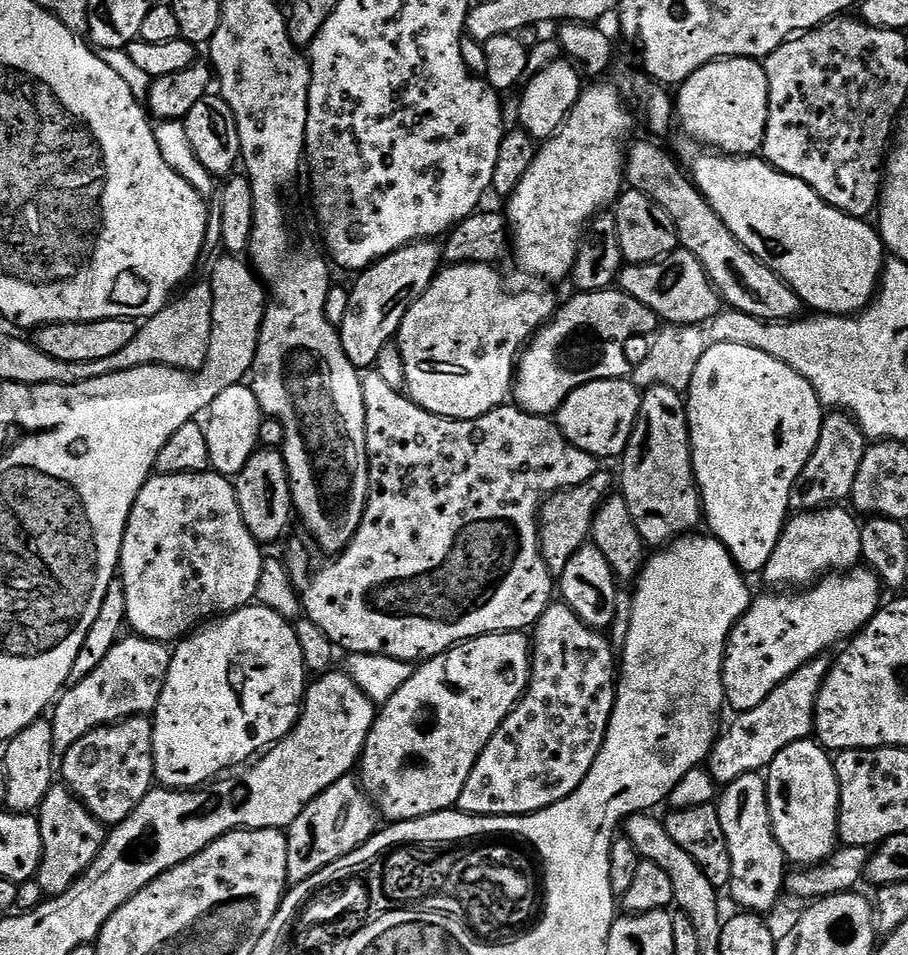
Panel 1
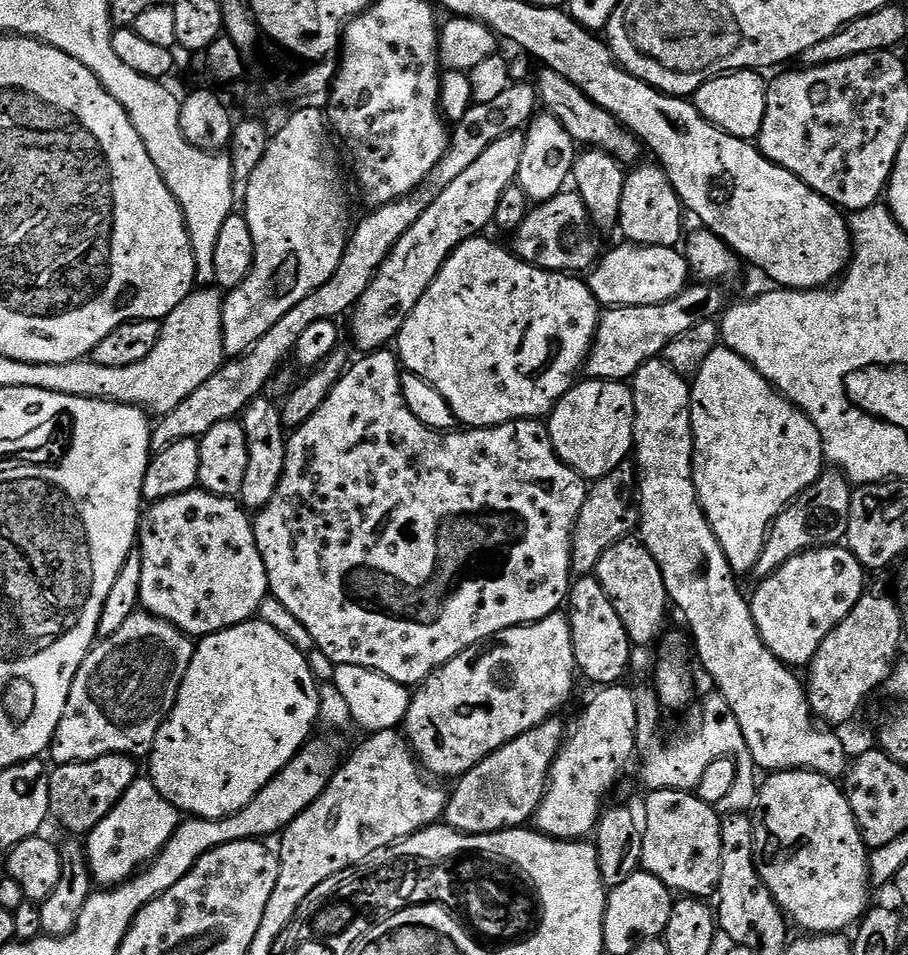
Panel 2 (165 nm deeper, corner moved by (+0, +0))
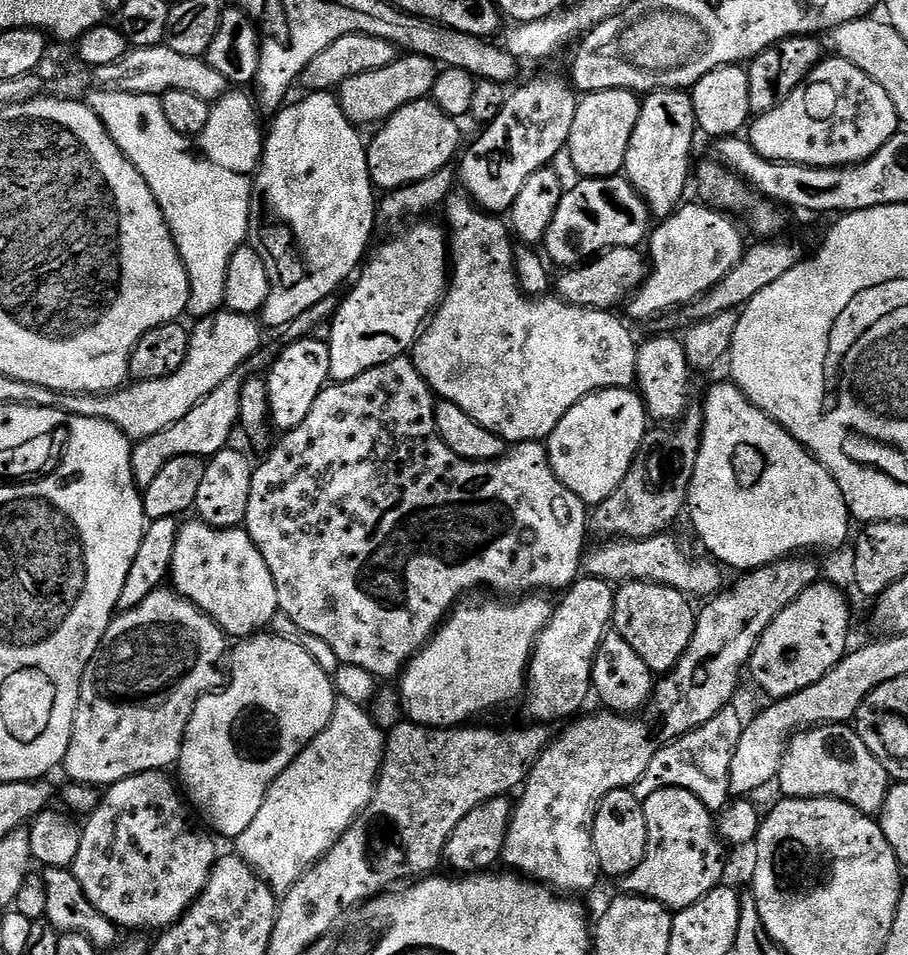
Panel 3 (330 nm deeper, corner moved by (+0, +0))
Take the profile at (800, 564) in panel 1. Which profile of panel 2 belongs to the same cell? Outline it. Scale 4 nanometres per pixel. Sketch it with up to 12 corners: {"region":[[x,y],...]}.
{"region":[[844,546],[811,548],[750,592],[783,664],[811,664],[866,591]]}

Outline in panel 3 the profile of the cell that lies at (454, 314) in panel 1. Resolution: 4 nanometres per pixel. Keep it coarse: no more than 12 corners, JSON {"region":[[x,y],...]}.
{"region":[[449,193],[420,380],[509,445],[636,382],[611,311],[526,296],[499,215]]}

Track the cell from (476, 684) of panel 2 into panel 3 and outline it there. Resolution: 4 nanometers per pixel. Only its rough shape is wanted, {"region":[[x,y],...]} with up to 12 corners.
{"region":[[585,575],[555,605],[528,661],[536,722],[590,700],[616,594]]}

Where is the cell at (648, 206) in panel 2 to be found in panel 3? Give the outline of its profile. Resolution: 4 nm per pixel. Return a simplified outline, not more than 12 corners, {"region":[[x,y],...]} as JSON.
{"region":[[692,93],[643,97],[623,175],[653,217],[680,208],[698,137]]}

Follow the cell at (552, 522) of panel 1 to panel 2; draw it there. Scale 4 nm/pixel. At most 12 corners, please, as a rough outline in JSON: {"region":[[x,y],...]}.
{"region":[[625,462],[589,487],[572,531],[573,577],[593,575],[639,523]]}

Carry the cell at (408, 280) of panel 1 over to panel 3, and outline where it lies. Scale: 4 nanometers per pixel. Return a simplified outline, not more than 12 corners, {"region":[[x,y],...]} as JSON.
{"region":[[514,90],[461,157],[461,187],[507,213],[567,147],[578,96]]}

